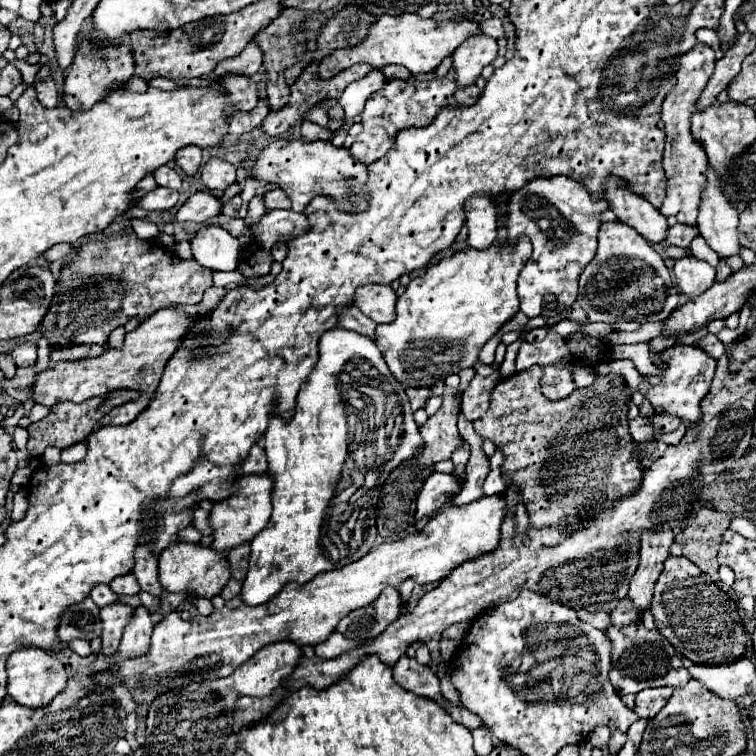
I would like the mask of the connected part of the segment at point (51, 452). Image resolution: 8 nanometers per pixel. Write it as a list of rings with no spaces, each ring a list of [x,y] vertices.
[[[50,446],[45,450],[45,453],[41,456],[41,462],[45,466],[51,466],[61,461],[61,450],[54,446]]]

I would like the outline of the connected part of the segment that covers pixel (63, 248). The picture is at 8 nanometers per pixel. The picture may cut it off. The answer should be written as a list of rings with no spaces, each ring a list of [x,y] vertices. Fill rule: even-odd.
[[[61,243],[61,245],[55,245],[55,247],[51,247],[47,253],[43,253],[43,257],[47,259],[47,263],[53,263],[53,261],[59,261],[59,259],[67,257],[71,251],[73,251],[73,245]]]

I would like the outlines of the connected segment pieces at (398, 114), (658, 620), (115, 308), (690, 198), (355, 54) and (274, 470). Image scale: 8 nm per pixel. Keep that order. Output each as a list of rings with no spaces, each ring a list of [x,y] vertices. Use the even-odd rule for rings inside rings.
[[[449,71],[447,77],[443,79],[433,79],[427,83],[419,83],[415,81],[417,87],[411,87],[411,83],[401,81],[401,79],[393,79],[387,81],[385,89],[375,93],[367,105],[365,111],[361,113],[363,117],[363,133],[355,137],[355,143],[351,145],[351,153],[355,157],[359,157],[359,161],[363,163],[373,163],[377,159],[381,159],[395,143],[395,137],[401,129],[407,127],[427,127],[431,125],[431,121],[439,115],[439,111],[443,107],[465,107],[465,105],[473,105],[481,91],[477,85],[467,87],[467,89],[459,89],[455,79],[453,79],[453,71]]]
[[[669,557],[655,583],[653,615],[657,631],[691,663],[721,665],[745,657],[749,645],[737,603],[685,557]]]
[[[99,233],[91,239],[85,239],[75,249],[71,261],[61,267],[61,277],[57,281],[51,307],[41,321],[41,331],[51,349],[71,345],[105,345],[111,331],[123,327],[129,319],[139,317],[141,321],[145,321],[161,307],[177,303],[199,303],[205,289],[209,289],[211,285],[213,273],[209,269],[203,269],[195,259],[179,259],[173,251],[165,249],[159,239],[139,239],[135,233]]]
[[[697,43],[693,49],[689,49],[679,61],[677,85],[665,97],[663,111],[661,111],[661,119],[665,123],[665,133],[667,133],[665,153],[663,153],[663,169],[667,173],[667,197],[659,213],[663,213],[665,217],[675,215],[679,223],[687,223],[687,225],[697,223],[699,199],[701,199],[701,191],[705,189],[705,171],[709,167],[703,147],[691,135],[691,113],[695,113],[695,103],[715,69],[715,61],[717,61],[715,51],[705,43]]]
[[[403,13],[399,17],[383,15],[375,25],[371,25],[369,35],[363,43],[357,47],[345,51],[335,51],[333,55],[325,57],[319,63],[319,77],[331,79],[333,75],[357,65],[357,63],[371,63],[375,67],[385,67],[391,63],[407,67],[413,75],[417,73],[429,73],[439,67],[439,63],[453,55],[453,51],[471,35],[483,33],[479,29],[479,23],[473,19],[461,19],[461,21],[435,21],[435,19],[423,19],[415,13]]]
[[[331,329],[321,335],[319,361],[297,393],[295,417],[291,421],[271,417],[263,439],[269,459],[267,473],[275,481],[271,495],[273,513],[267,527],[251,543],[249,571],[241,589],[245,605],[267,603],[285,583],[307,583],[319,573],[341,569],[367,555],[377,537],[375,511],[385,479],[401,461],[411,459],[415,449],[423,445],[409,397],[387,369],[381,351],[369,337],[347,329]],[[347,477],[355,479],[355,483],[351,489],[341,489],[341,481]]]

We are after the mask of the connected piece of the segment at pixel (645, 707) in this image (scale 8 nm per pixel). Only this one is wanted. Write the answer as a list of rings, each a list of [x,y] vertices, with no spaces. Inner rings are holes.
[[[661,687],[661,689],[643,689],[637,695],[637,705],[635,713],[643,719],[653,719],[657,711],[671,699],[673,689],[671,687]]]

